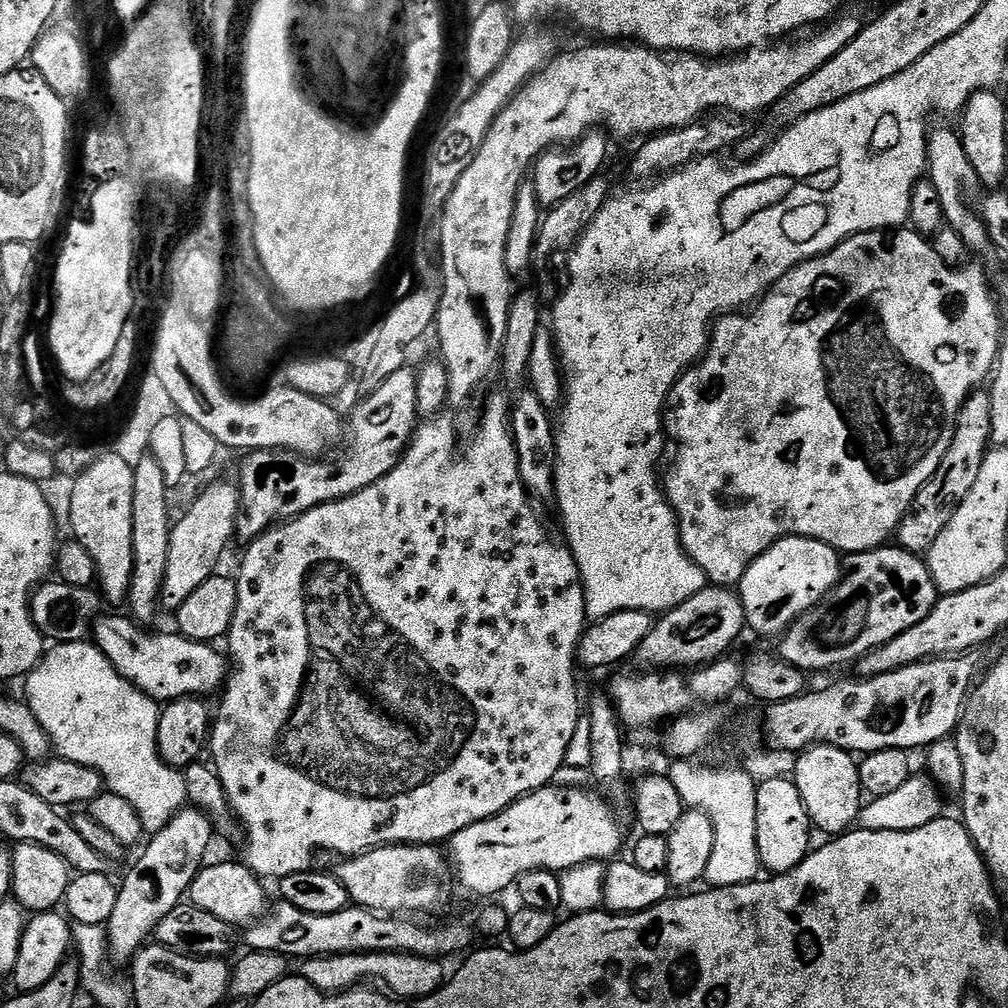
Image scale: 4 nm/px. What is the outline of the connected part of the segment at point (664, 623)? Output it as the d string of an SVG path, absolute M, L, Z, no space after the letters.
M706 586L694 594L694 598L686 598L682 606L672 608L663 613L653 623L650 634L642 638L642 646L638 646L634 657L635 663L644 670L691 670L703 668L706 664L713 664L716 660L729 655L728 647L746 632L744 611L739 595L728 586Z

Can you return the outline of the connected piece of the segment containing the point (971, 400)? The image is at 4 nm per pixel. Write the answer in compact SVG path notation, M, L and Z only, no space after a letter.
M977 390L968 397L958 414L954 438L950 442L950 450L946 450L946 458L942 458L938 470L924 483L922 490L918 490L914 502L894 533L899 547L917 554L928 553L930 546L934 546L934 538L942 534L959 504L973 489L991 444L990 391Z

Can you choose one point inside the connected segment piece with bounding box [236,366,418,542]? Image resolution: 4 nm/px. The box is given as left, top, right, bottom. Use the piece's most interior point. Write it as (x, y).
(275, 486)

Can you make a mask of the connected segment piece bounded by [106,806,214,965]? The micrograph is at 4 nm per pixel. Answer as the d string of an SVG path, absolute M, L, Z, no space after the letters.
M188 806L143 845L144 853L129 870L124 884L122 880L119 885L114 914L110 914L106 925L108 954L115 963L117 960L127 965L149 943L158 922L182 903L189 886L209 859L208 847L212 840L212 823L198 809Z

